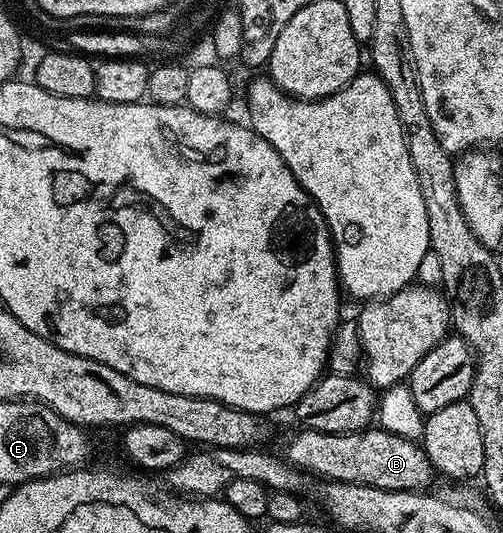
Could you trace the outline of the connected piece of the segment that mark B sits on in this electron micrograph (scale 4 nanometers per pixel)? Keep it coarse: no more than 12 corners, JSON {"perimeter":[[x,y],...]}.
{"perimeter":[[379,427],[305,428],[284,460],[326,481],[427,490],[430,459]]}

